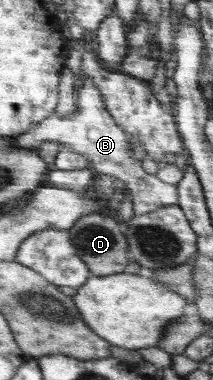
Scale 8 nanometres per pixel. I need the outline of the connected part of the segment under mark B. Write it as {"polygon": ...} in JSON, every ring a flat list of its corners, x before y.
{"polygon":[[81,76,80,87,77,90,76,110,69,116,57,118,57,114,51,114,45,121,39,122,33,130,27,130,25,134,17,135,16,142,19,149,38,148,47,141,63,143,71,147,75,152,85,155,91,161,91,169,100,174,111,175,122,179,129,186,133,200,134,214,150,213,163,206,175,206,178,204,178,189,173,184,162,182,158,175,148,174,141,162,131,157,131,145,123,130,118,128,113,118,105,110,101,94,91,82,90,77]]}

